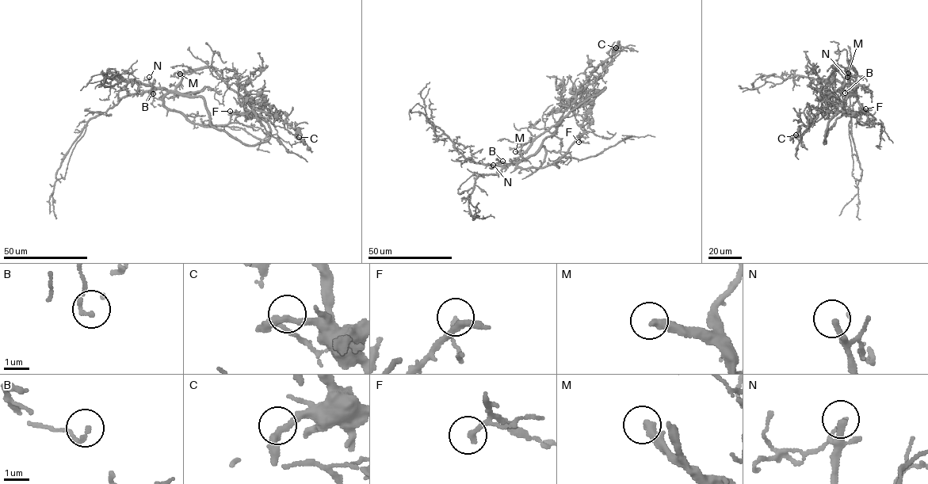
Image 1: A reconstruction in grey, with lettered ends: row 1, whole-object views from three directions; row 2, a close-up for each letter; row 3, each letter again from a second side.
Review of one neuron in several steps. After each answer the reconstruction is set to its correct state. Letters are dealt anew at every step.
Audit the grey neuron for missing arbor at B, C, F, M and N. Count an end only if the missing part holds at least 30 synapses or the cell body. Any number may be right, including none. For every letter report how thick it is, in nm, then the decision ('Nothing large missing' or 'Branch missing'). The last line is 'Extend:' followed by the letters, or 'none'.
B: Thickness 160 nm. Nothing large missing
C: Thickness 240 nm. Nothing large missing
F: Thickness 200 nm. Nothing large missing
M: Thickness 340 nm. Nothing large missing
N: Thickness 190 nm. Nothing large missing
Extend: none

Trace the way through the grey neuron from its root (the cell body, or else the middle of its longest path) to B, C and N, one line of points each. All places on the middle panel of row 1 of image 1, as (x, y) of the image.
B: (518, 161), (499, 165), (498, 161), (502, 161)
C: (518, 161), (535, 139), (557, 122), (570, 99), (603, 74), (604, 67), (618, 47), (616, 47)
N: (518, 161), (493, 165)

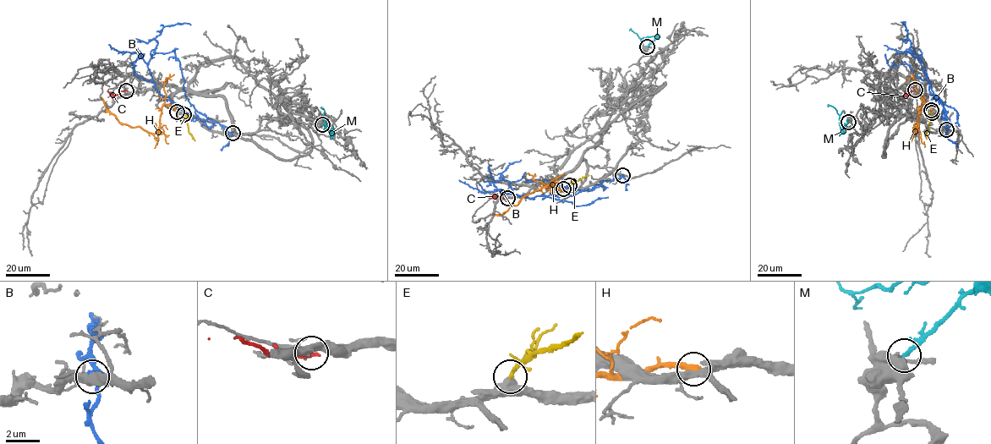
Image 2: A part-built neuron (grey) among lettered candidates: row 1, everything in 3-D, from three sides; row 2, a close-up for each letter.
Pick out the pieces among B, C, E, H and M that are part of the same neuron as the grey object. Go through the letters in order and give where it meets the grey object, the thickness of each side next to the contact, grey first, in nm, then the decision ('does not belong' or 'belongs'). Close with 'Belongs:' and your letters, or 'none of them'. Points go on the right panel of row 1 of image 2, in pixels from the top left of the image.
B: contact (946, 129); calibres 480 and 360 nm; does not belong
C: contact (915, 90); calibres 220 and 240 nm; does not belong
E: contact (932, 112); calibres 440 and 240 nm; belongs
H: contact (931, 110); calibres 480 and 400 nm; does not belong
M: contact (848, 122); calibres 650 and 260 nm; does not belong
Belongs: E

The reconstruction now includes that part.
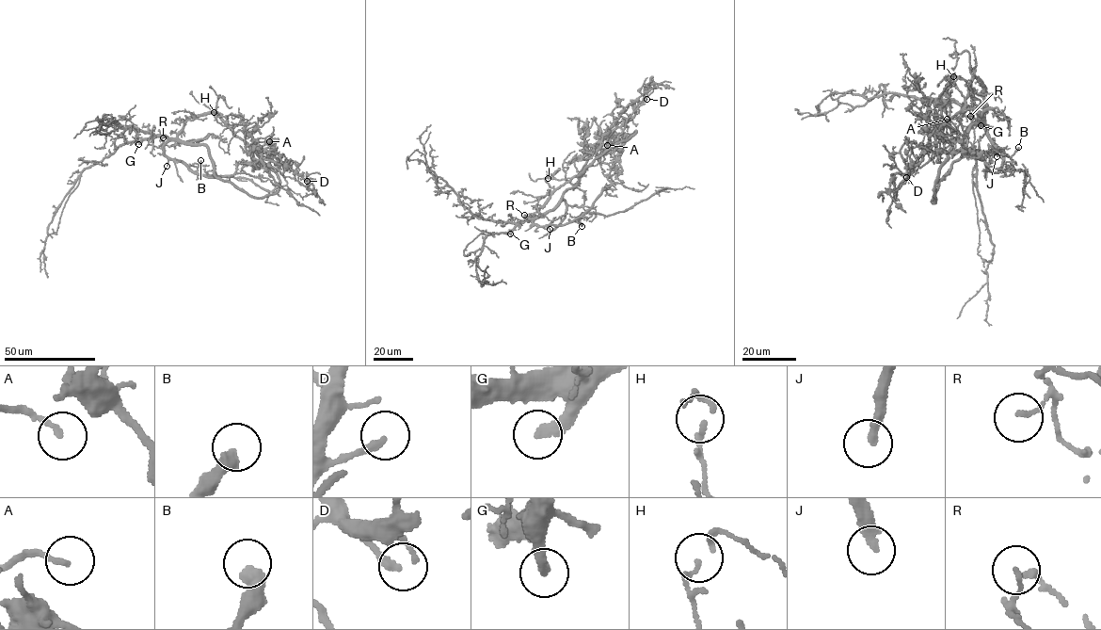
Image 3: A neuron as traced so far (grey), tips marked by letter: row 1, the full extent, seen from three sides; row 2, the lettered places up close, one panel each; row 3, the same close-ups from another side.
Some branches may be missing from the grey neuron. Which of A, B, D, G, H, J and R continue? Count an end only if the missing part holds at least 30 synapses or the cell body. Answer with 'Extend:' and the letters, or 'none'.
Extend: G, J

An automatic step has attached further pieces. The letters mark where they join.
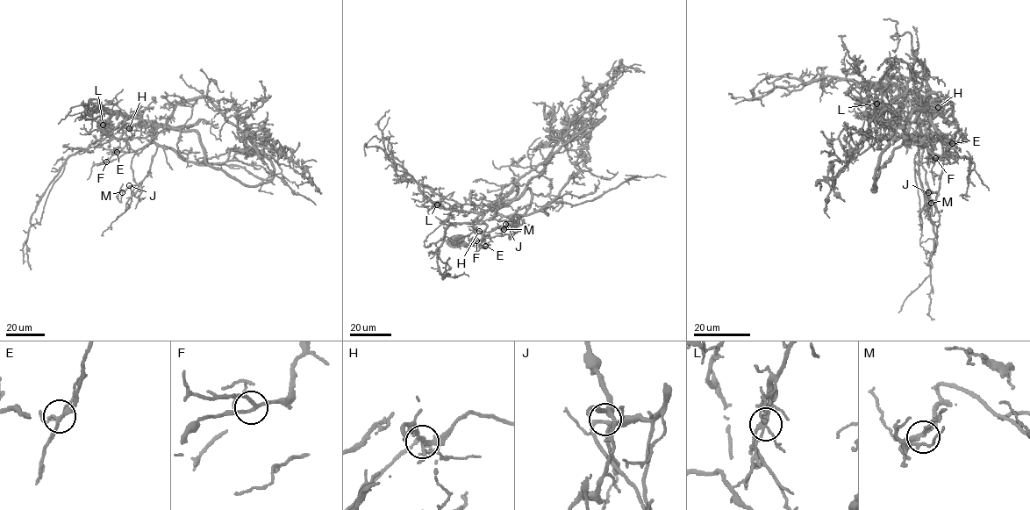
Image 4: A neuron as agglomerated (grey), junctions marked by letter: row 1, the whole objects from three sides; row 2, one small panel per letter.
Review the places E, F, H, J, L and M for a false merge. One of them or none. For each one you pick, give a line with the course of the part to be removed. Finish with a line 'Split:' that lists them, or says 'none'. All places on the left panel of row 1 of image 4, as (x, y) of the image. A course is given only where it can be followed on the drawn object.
L: Course of the part to remove: (103, 125), (109, 136), (137, 112), (156, 128), (157, 134), (132, 160), (138, 187), (125, 210)
Split: L

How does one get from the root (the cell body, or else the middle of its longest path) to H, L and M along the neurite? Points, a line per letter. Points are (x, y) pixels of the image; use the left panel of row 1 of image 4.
H: (102, 125), (109, 134), (127, 139), (189, 127), (200, 120), (181, 128), (144, 122), (132, 124), (129, 128)
L: (102, 125), (109, 134), (127, 139), (189, 127), (200, 120), (170, 128), (113, 112), (103, 125)
M: (102, 125), (109, 134), (127, 139), (189, 127), (200, 120), (153, 130), (157, 148), (148, 174), (122, 192)

